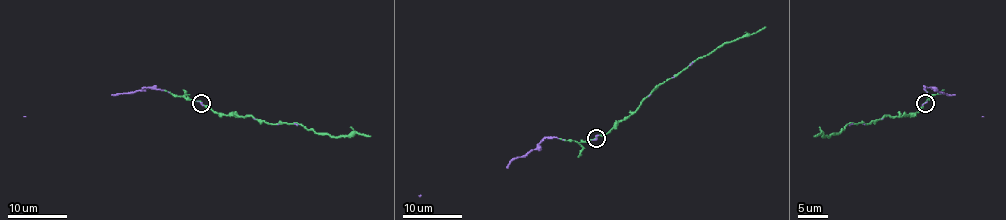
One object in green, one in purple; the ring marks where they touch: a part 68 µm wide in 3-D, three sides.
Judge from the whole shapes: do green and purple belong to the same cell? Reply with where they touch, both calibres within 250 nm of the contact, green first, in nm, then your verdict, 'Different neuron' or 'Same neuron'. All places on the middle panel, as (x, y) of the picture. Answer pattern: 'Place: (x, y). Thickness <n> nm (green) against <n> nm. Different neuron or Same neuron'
Place: (596, 138). Thickness 200 nm (green) against 120 nm. Same neuron

